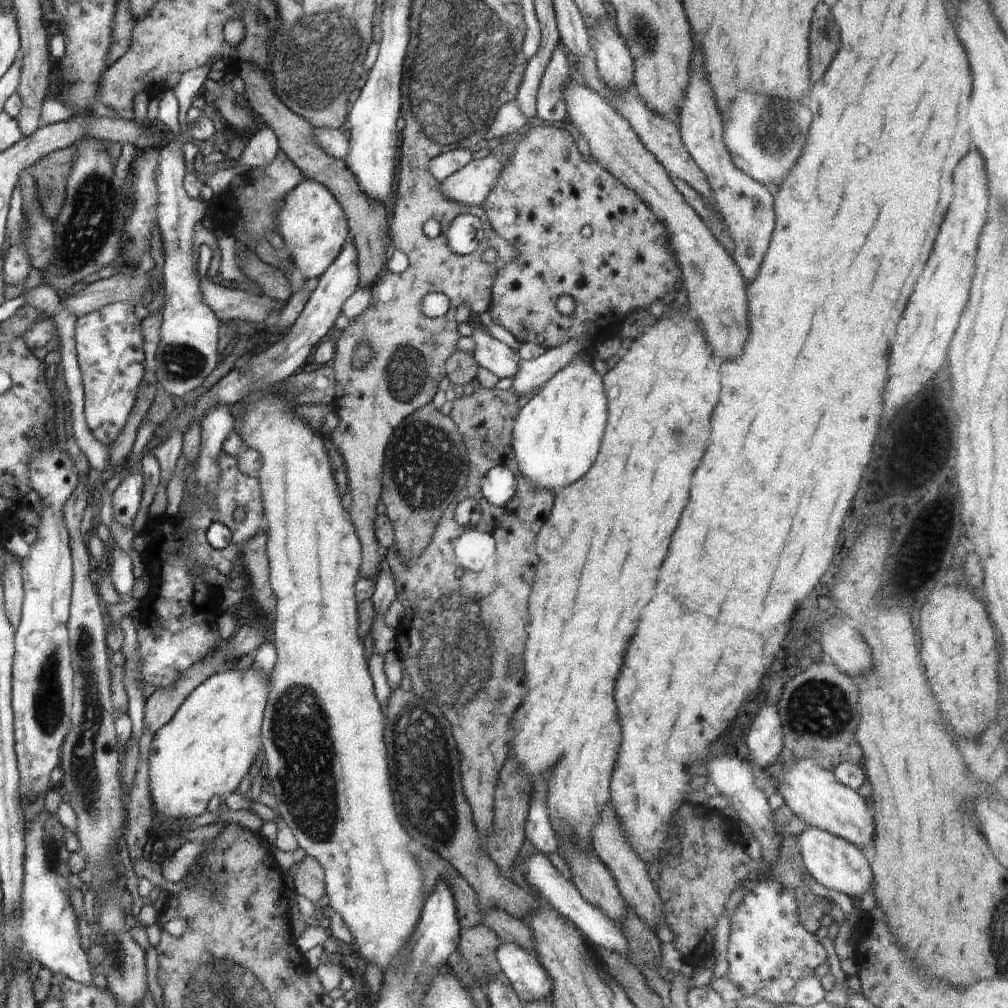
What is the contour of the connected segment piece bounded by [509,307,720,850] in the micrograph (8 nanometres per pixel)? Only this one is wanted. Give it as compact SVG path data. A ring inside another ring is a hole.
M673 307L666 309L670 314L668 316L662 314L654 325L645 326L642 335L632 340L628 350L622 350L619 361L604 375L603 386L608 400L608 424L604 430L600 454L584 478L580 478L576 484L564 486L562 490L556 492L556 495L553 496L550 515L535 539L538 563L536 564L536 578L532 584L532 593L528 598L530 623L523 655L524 662L526 662L524 664L524 672L526 672L524 684L528 688L528 694L520 702L516 714L512 716L509 754L512 754L514 760L520 764L520 768L530 778L532 785L540 776L546 778L546 782L548 782L548 794L546 794L548 814L550 814L552 826L558 834L558 839L559 836L572 838L578 846L588 846L588 850L591 850L592 826L600 820L602 810L610 801L610 788L608 788L610 774L614 770L616 752L618 752L618 744L620 744L620 726L618 726L618 718L616 718L616 702L614 702L612 686L616 682L616 676L618 676L622 660L624 660L622 652L626 652L628 640L636 632L636 622L640 618L640 610L650 602L650 598L654 594L660 564L668 552L672 532L680 520L684 506L688 504L690 478L706 452L704 448L708 448L708 444L710 444L710 418L712 418L712 410L720 398L720 372L718 372L720 366L706 352L704 338L700 334L700 330L703 330L701 324L691 315L690 311L686 312L680 309L676 311ZM634 532L636 532L636 568L638 568L638 564L640 564L640 568L644 568L644 572L636 570L636 574L634 574Z

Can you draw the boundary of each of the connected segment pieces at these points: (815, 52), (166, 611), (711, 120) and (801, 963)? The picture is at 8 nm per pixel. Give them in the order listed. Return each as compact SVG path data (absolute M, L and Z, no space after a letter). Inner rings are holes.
M820 2L812 18L808 38L808 66L812 84L822 78L834 54L838 52L840 46L838 32L840 28L836 26L832 12L828 10L826 2Z
M224 450L220 452L220 456L218 456L218 478L216 478L216 494L214 496L208 496L208 492L204 494L204 492L200 492L200 488L198 488L198 482L195 482L195 488L192 488L192 508L194 508L194 512L192 512L192 516L190 516L190 522L186 524L184 522L184 518L182 518L182 514L179 512L175 516L168 516L165 518L164 515L153 518L154 523L152 523L151 529L148 530L148 527L145 528L142 535L147 535L150 538L147 540L145 545L145 549L140 554L140 558L142 558L142 563L144 564L144 568L146 572L149 573L151 577L151 592L148 592L148 595L145 599L140 601L138 609L132 613L133 616L133 624L135 627L136 636L138 638L138 654L140 654L140 668L142 668L142 676L140 676L140 682L143 685L151 684L156 687L156 690L168 690L168 686L172 686L174 682L178 682L180 680L180 676L186 672L186 670L190 670L192 666L196 666L196 662L202 662L204 658L208 658L208 654L216 654L216 648L220 646L220 642L224 642L220 637L220 630L218 628L217 620L219 615L222 613L220 610L220 602L219 601L210 601L209 591L211 590L212 585L209 585L206 581L204 581L203 574L199 572L192 572L192 567L196 566L197 568L215 568L224 576L228 575L231 570L233 570L235 564L241 560L242 558L242 548L250 538L254 538L260 530L263 529L264 526L264 510L262 510L262 492L260 492L260 484L256 477L248 476L248 474L244 474L244 472L240 472L240 466L238 466L238 457L239 454L230 455ZM236 508L242 508L244 512L246 512L246 516L244 516L245 521L243 522L235 522L234 521L234 511ZM220 522L224 524L224 526L228 527L228 530L232 532L232 536L230 536L230 544L226 546L226 548L222 548L222 550L215 550L212 546L209 545L207 541L207 531L212 523Z
M700 50L692 52L688 74L690 74L690 82L688 82L686 94L680 103L677 119L682 143L698 168L706 174L706 180L712 188L712 198L716 202L720 218L728 228L732 242L734 242L731 257L745 282L750 284L756 278L756 274L760 272L760 266L764 262L764 256L775 228L774 196L766 186L760 185L746 176L732 163L730 154L722 142L723 114L716 106L716 98L712 96L712 88L708 84L706 72L702 68Z
M764 878L753 883L740 906L731 916L730 942L728 942L728 978L744 992L746 997L759 996L782 1006L792 1003L792 990L804 976L812 974L812 970L827 962L827 952L817 941L817 936L811 934L800 924L796 898L790 890L782 888L775 879Z

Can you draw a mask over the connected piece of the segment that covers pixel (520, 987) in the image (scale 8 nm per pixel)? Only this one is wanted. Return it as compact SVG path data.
M500 942L496 949L496 957L500 970L510 980L510 985L520 1000L550 999L552 994L552 978L541 966L537 956L508 942Z

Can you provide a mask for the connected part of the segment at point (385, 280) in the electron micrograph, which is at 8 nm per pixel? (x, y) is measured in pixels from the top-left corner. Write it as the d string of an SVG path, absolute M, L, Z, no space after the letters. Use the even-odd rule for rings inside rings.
M400 174L397 200L393 218L389 223L391 246L405 253L410 261L404 272L396 274L384 270L372 286L372 298L368 307L356 318L350 319L348 327L335 341L335 354L330 363L334 370L336 398L334 407L339 419L337 429L328 438L338 446L344 458L348 487L353 503L349 509L352 524L356 528L361 545L360 575L375 579L386 563L383 551L374 534L376 508L382 495L382 480L386 448L394 430L412 412L431 404L439 383L447 374L445 363L457 350L459 333L455 313L460 304L466 304L474 313L489 311L492 288L496 276L512 258L516 250L500 238L492 229L481 206L464 206L444 198L441 188L436 190L410 190L410 178ZM460 214L476 216L483 225L483 238L474 252L468 255L455 254L447 247L444 235L450 224ZM433 218L441 226L441 236L429 238L423 232L425 222ZM487 248L496 250L496 260L485 262L482 254ZM426 294L444 294L450 308L444 316L430 318L421 314L420 300ZM367 342L373 350L370 361L354 368L353 354L359 344Z

